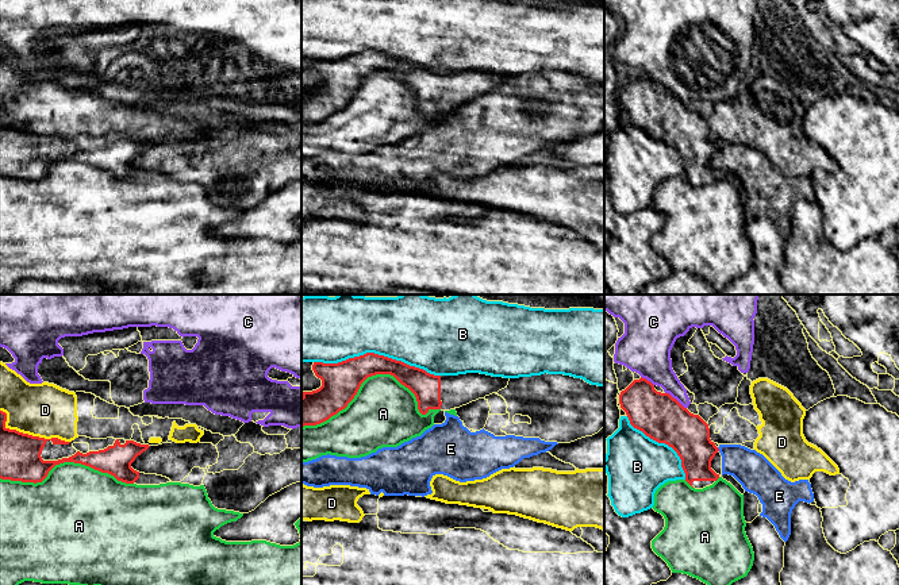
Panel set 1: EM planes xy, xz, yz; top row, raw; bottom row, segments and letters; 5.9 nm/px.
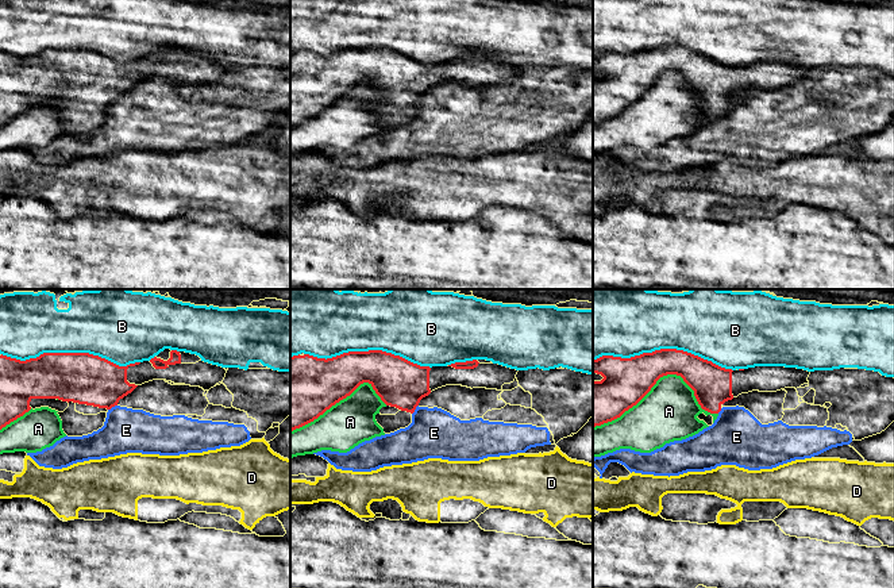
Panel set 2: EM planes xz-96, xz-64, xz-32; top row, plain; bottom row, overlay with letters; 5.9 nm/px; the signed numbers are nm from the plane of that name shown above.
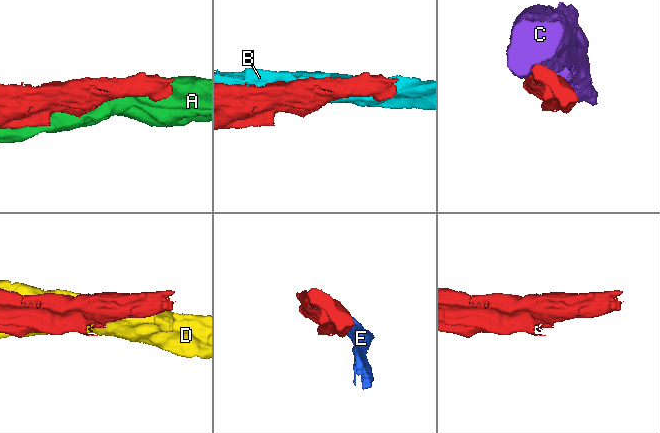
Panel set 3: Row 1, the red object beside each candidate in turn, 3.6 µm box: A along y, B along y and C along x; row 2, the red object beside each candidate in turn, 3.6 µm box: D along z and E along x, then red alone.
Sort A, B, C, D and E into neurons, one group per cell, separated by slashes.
A / B / C / D / E

